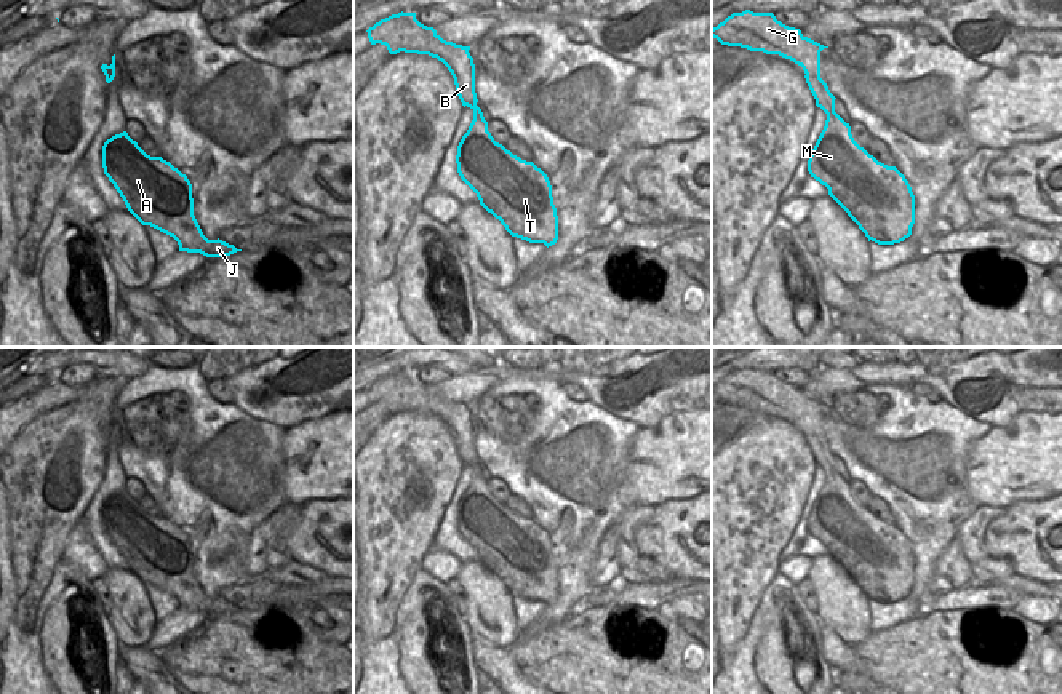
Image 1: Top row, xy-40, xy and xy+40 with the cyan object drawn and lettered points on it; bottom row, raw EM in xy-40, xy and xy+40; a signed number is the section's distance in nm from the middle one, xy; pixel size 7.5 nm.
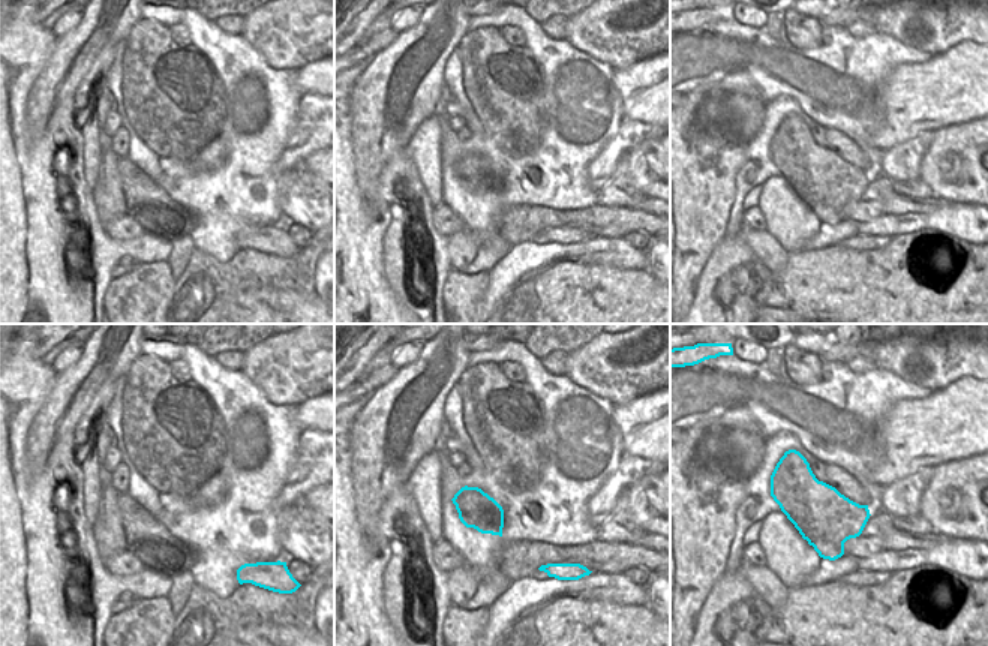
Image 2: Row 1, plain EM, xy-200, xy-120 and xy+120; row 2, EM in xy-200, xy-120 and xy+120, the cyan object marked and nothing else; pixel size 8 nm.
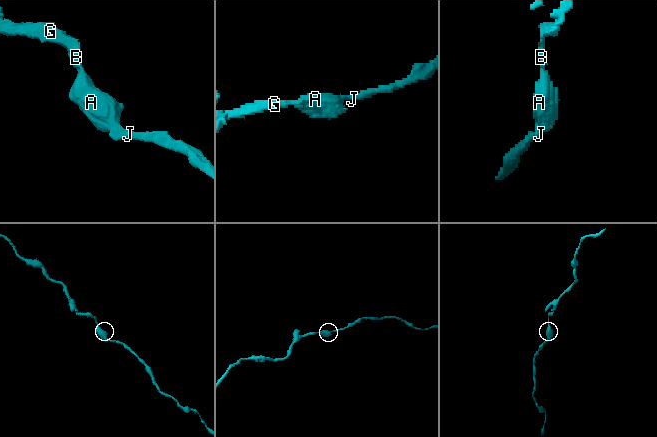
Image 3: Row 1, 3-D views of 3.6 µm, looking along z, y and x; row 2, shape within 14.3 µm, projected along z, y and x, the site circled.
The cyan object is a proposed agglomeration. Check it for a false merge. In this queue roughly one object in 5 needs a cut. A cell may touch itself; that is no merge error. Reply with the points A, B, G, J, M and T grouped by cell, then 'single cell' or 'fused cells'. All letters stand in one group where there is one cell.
groups A B G J M T; single cell

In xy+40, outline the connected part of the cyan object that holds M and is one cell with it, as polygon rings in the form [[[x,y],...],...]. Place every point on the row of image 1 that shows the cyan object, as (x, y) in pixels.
[[[745,10],[733,13],[712,29],[721,45],[779,54],[804,70],[816,106],[827,114],[825,126],[809,155],[811,177],[828,189],[828,195],[859,225],[868,241],[900,243],[912,235],[915,195],[905,176],[878,162],[852,134],[851,126],[835,112],[835,96],[820,78],[824,46],[776,19],[773,13]]]

